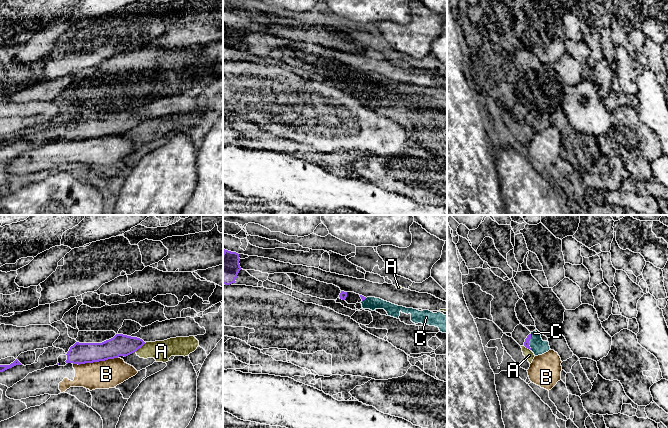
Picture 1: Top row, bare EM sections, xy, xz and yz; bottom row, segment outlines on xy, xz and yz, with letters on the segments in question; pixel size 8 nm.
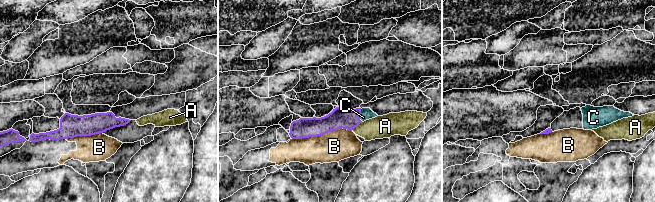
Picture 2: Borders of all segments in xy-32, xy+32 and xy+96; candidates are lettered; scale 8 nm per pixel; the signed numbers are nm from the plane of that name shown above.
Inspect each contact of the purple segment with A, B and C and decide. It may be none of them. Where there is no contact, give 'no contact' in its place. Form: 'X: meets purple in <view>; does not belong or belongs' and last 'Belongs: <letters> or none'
A: meets purple in xy; does not belong
B: meets purple in xy; does not belong
C: meets purple in yz; belongs
Belongs: C

